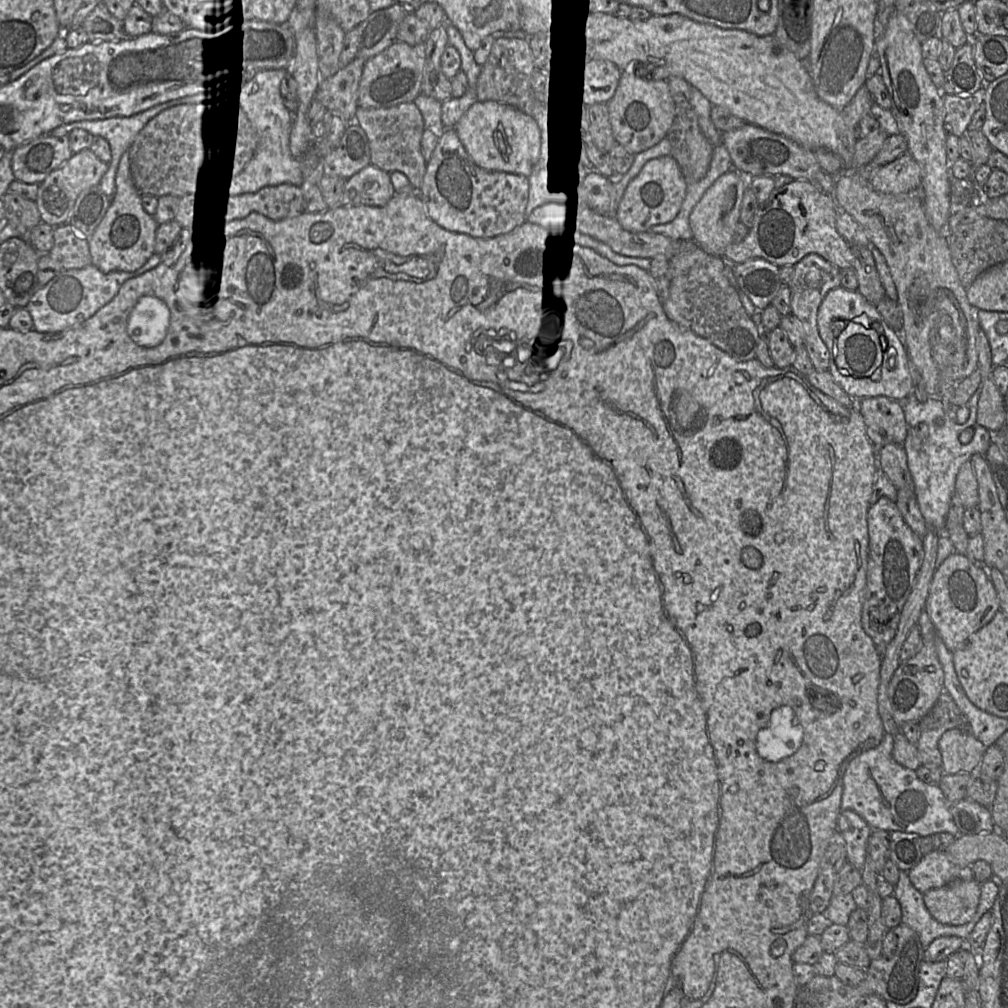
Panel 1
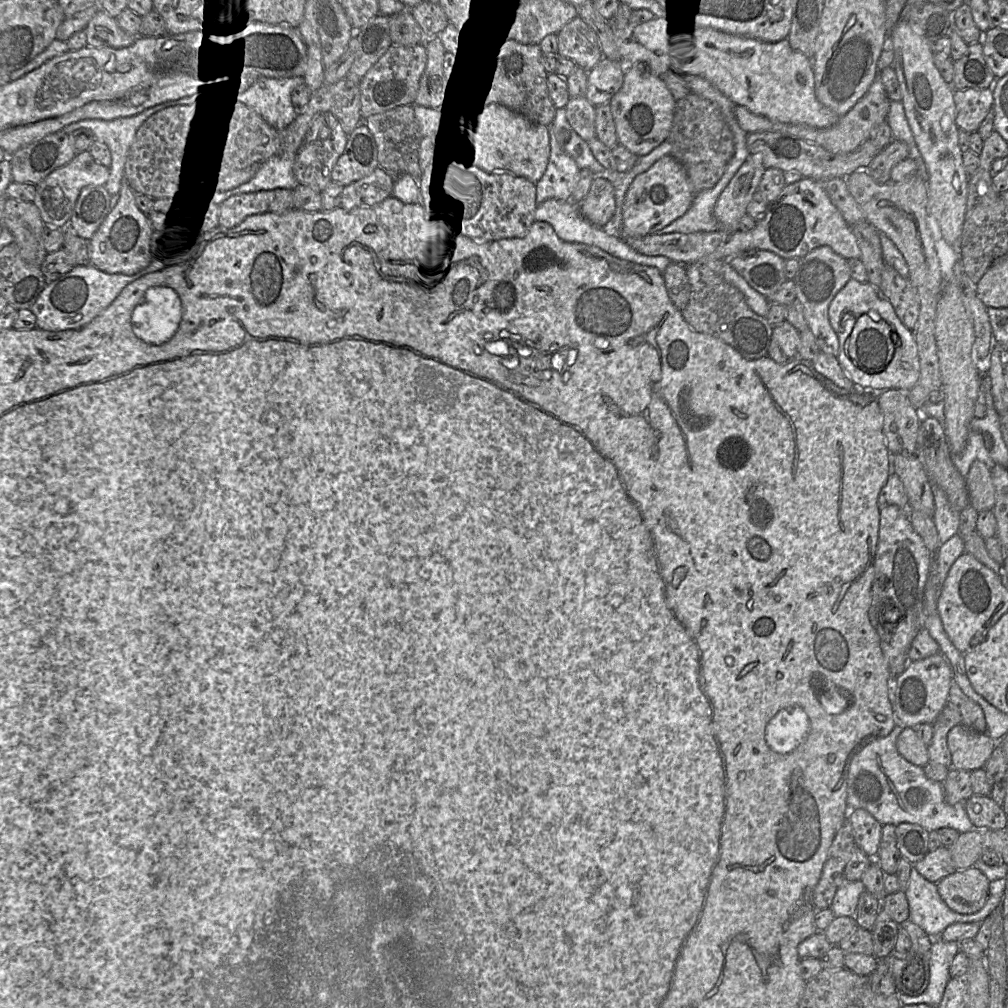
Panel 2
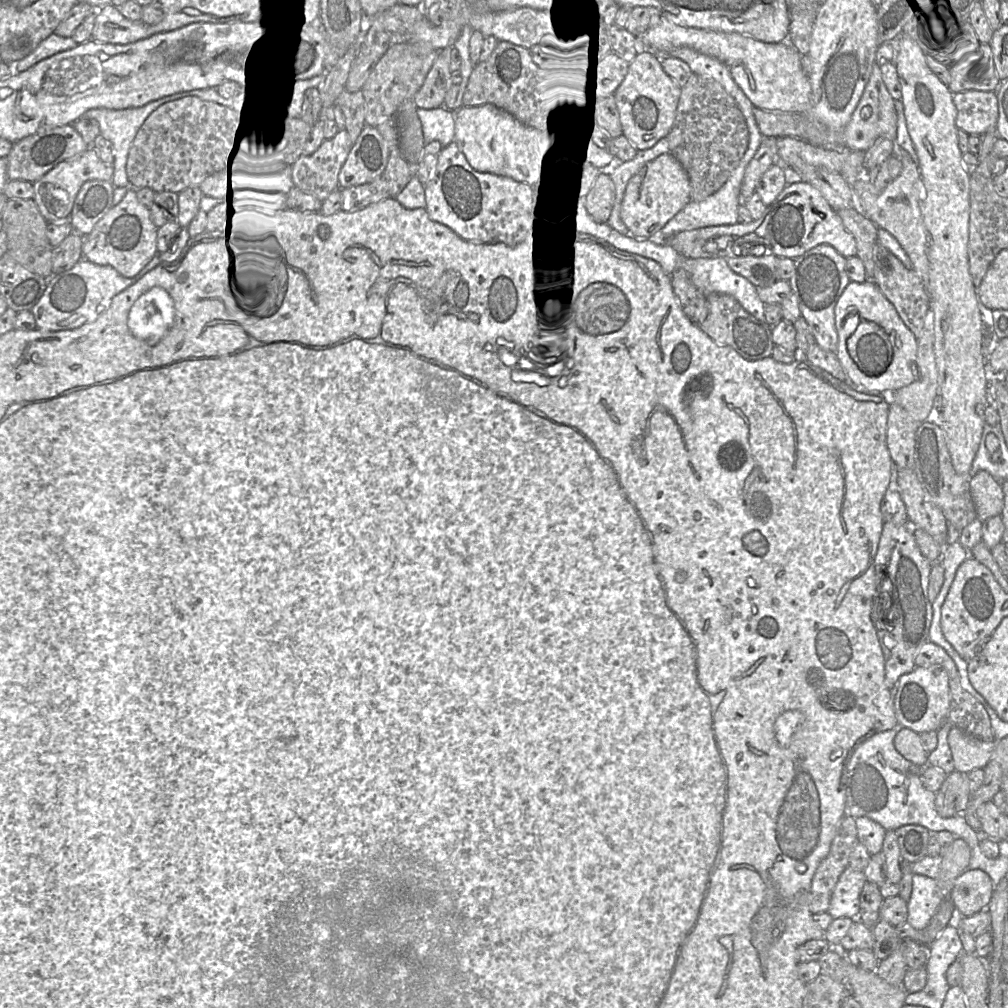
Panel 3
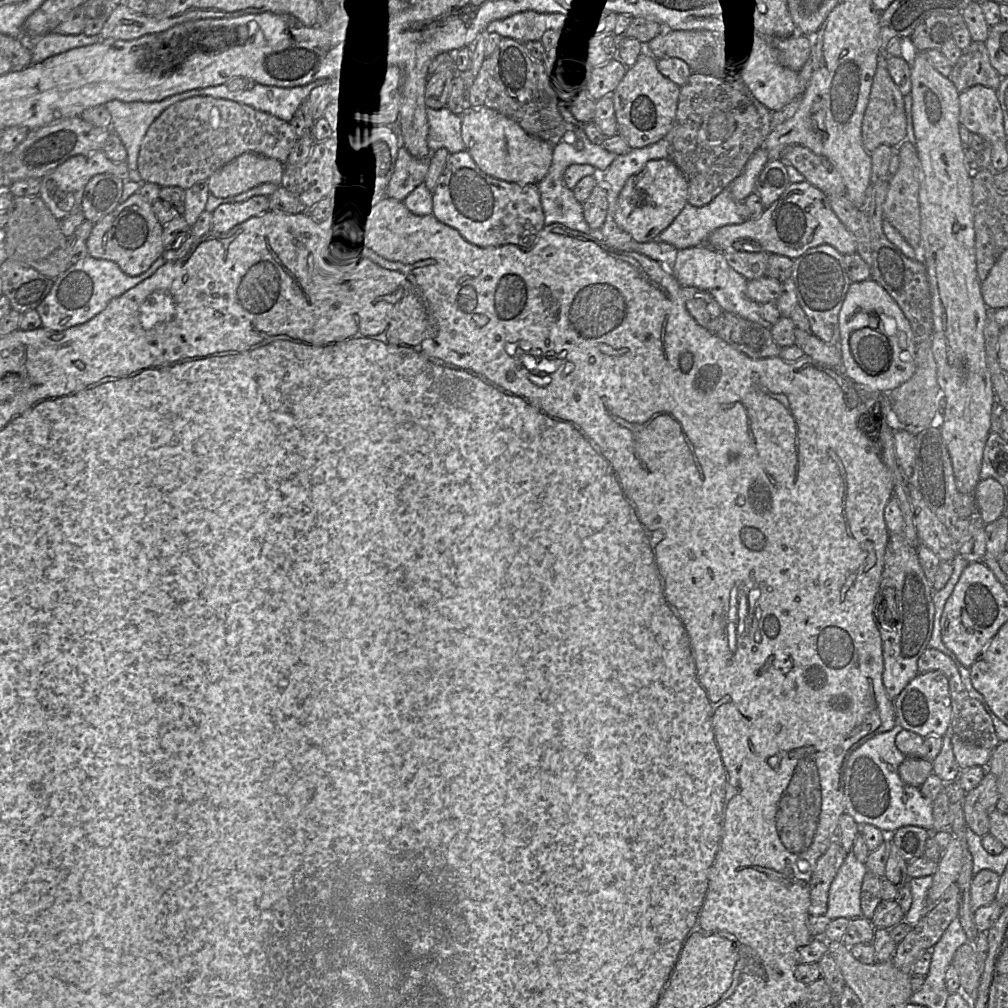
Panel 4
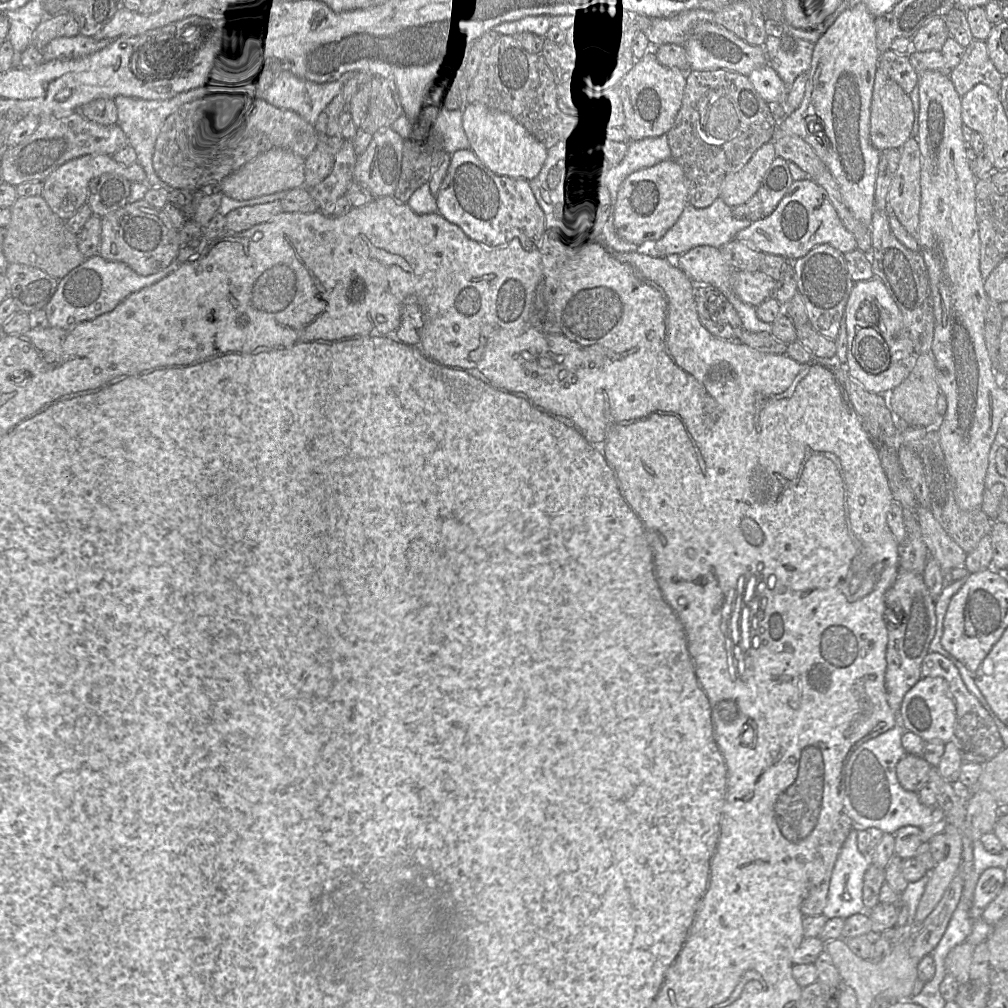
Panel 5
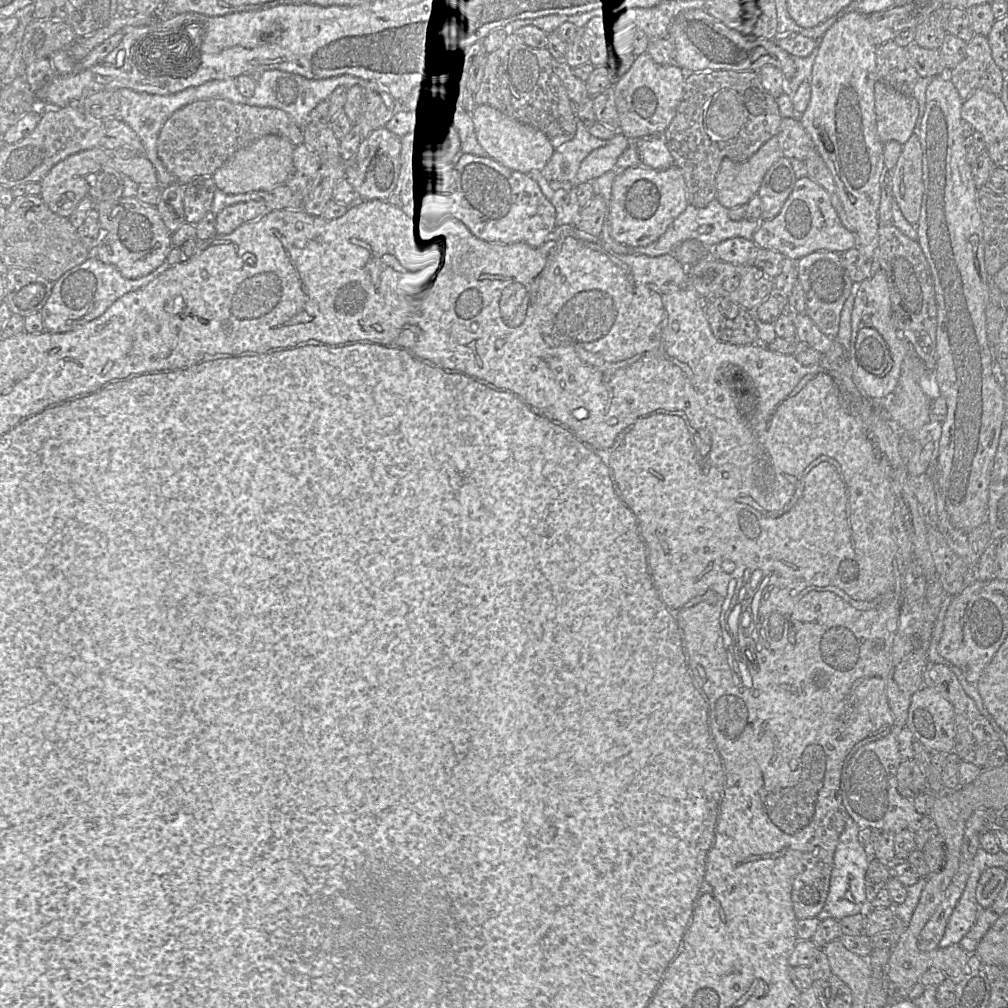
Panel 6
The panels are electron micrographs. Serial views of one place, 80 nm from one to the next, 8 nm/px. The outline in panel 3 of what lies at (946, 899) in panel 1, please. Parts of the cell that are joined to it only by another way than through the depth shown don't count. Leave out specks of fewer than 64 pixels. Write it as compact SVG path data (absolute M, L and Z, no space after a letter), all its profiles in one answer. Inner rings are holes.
M968 868L954 880L948 897L958 915L970 916L988 907L994 886L986 872Z

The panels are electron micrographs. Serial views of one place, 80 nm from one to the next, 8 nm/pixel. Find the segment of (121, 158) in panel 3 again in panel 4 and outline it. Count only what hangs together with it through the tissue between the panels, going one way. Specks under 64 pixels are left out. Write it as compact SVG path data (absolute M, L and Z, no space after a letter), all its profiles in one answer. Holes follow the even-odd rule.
M218 85L202 89L194 89L186 92L182 92L173 96L170 96L164 100L157 102L122 102L119 100L111 100L105 103L105 107L111 115L111 131L114 132L121 142L123 143L126 152L127 152L127 165L128 165L128 174L127 179L135 181L137 183L144 184L141 181L139 173L137 171L137 158L141 143L143 138L153 121L169 106L177 103L179 101L192 98L192 97L213 97L215 99L230 99L230 91L227 89L226 85Z

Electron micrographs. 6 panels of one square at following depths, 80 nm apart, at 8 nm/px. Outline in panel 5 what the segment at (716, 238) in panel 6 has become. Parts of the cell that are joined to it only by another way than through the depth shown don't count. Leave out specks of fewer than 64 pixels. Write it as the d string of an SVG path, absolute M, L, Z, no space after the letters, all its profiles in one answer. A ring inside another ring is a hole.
M720 197L706 208L696 208L688 204L682 211L677 222L657 241L646 247L638 247L639 251L653 257L680 256L697 246L711 246L721 248L735 239L737 233L754 222L750 219L735 218L732 208Z

